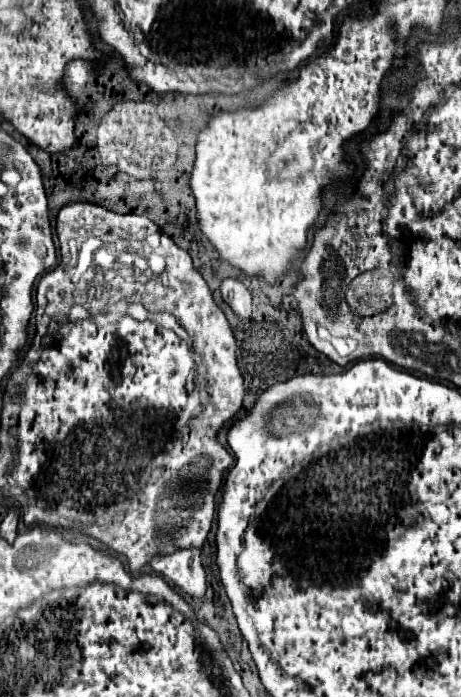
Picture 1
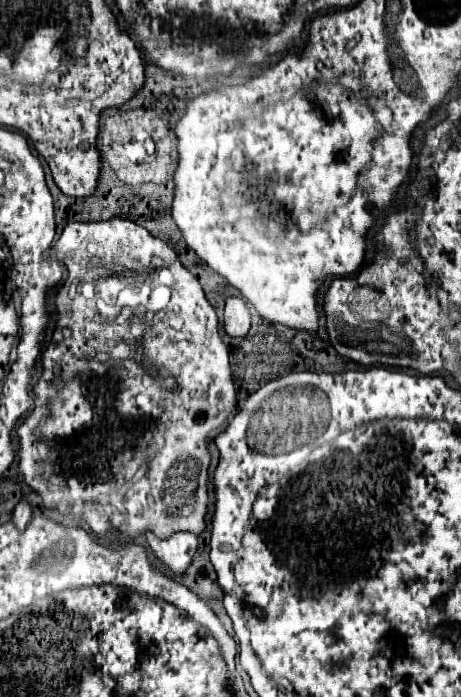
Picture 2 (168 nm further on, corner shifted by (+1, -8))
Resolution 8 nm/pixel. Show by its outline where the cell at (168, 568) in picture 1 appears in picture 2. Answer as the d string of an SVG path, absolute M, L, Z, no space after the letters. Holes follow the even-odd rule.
M147 533L147 543L157 561L171 575L185 575L197 551L197 537L191 533L175 533L165 541Z

